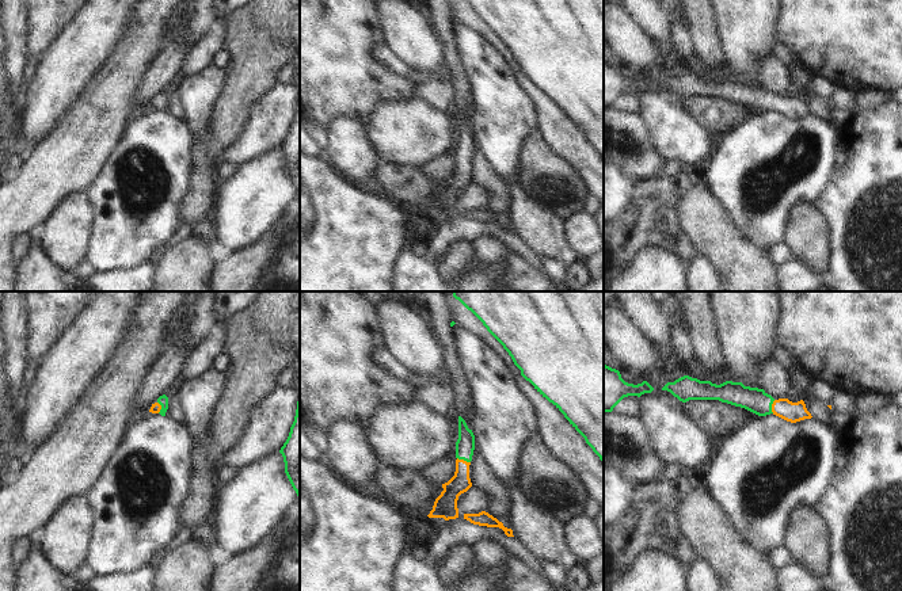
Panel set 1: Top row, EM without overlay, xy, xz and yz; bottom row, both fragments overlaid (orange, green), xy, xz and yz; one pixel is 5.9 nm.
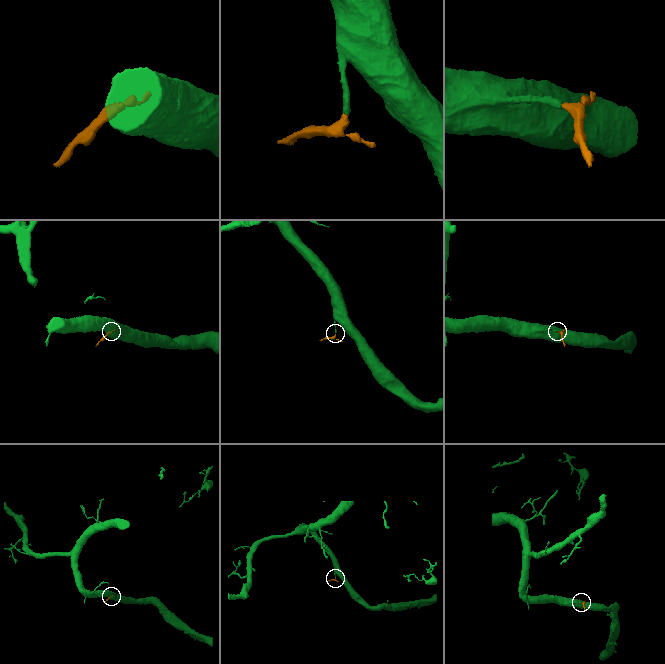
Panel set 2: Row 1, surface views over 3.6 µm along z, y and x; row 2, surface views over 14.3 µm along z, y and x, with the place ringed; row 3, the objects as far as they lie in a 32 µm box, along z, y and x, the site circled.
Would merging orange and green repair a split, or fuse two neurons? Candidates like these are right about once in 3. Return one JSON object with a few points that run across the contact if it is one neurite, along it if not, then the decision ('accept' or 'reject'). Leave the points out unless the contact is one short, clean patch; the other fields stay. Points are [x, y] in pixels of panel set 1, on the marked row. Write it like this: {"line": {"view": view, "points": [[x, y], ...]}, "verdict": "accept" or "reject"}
{"line": {"view": "xz", "points": [[460, 483], [463, 460], [465, 443]]}, "verdict": "accept"}

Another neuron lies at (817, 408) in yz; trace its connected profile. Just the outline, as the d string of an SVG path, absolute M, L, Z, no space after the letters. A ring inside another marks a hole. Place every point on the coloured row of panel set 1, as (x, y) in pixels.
M804 392L802 400L804 401L807 411L814 419L823 422L833 430L830 422L831 411L825 403L814 397L810 392Z

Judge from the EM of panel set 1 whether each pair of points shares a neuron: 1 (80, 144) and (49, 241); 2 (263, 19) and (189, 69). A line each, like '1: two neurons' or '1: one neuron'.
1: two neurons
2: two neurons

